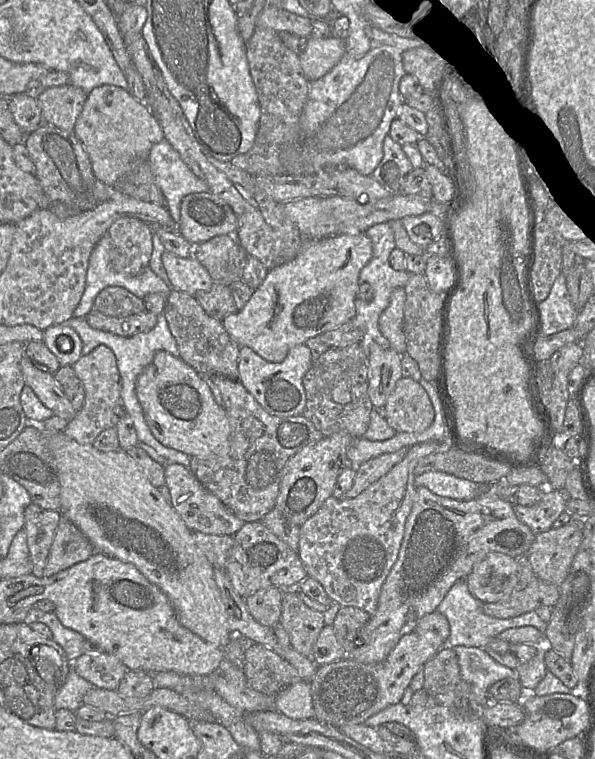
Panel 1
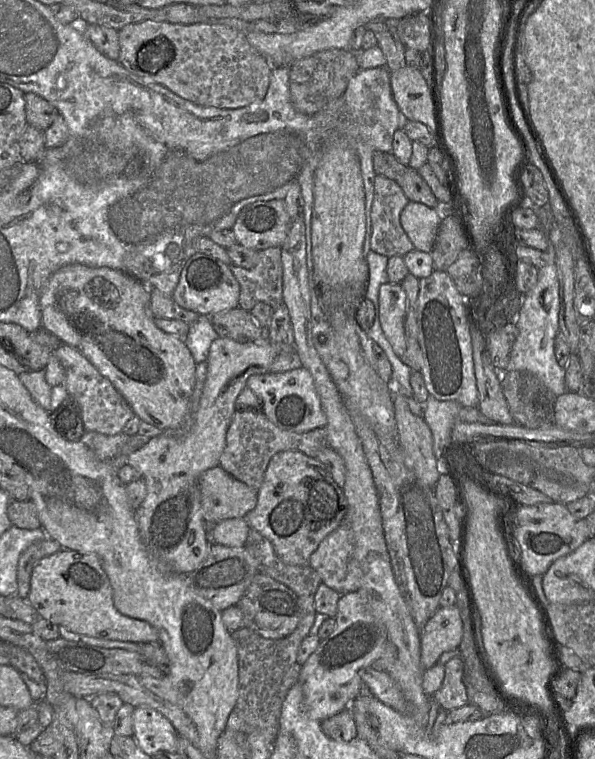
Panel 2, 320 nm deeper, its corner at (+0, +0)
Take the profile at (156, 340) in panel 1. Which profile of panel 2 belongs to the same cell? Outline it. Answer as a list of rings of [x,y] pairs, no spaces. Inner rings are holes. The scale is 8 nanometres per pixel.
[[[199,315],[197,320],[189,325],[189,332],[183,341],[197,365],[207,361],[211,344],[219,335],[215,331],[209,316]]]

